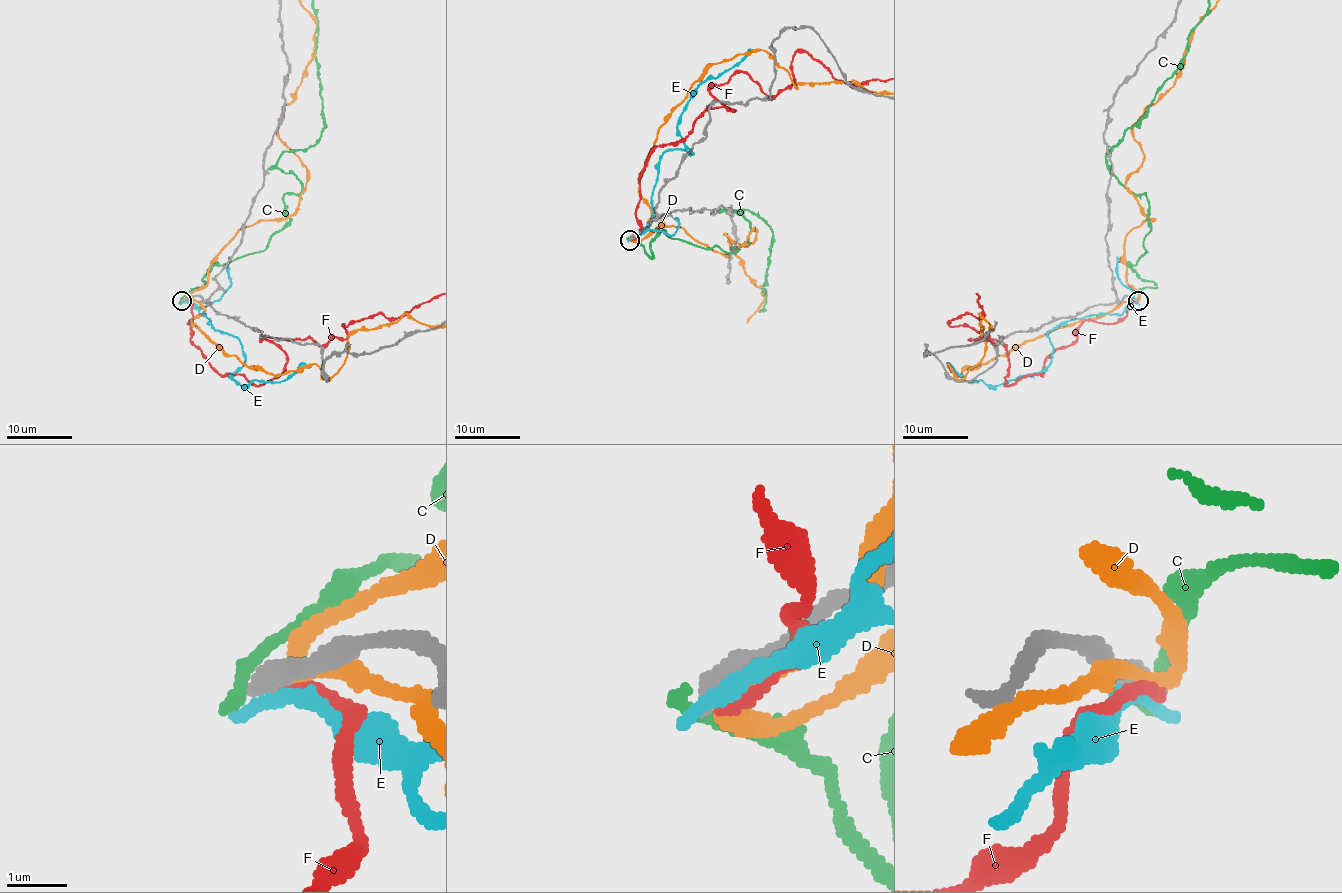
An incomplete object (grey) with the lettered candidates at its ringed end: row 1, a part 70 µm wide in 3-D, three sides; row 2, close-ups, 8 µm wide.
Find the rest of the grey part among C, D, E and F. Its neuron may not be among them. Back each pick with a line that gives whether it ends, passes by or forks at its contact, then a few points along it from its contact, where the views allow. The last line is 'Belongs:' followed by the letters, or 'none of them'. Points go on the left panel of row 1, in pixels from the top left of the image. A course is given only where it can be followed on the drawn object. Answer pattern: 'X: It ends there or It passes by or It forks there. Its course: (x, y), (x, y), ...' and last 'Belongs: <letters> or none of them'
Belongs: none of them

